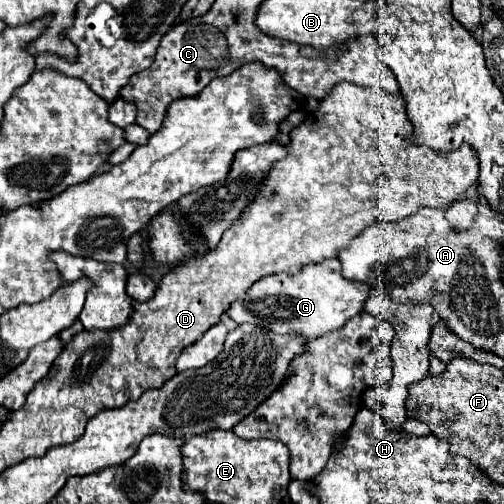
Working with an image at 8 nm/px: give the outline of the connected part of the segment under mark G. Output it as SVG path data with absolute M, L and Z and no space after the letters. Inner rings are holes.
M325 259L307 265L299 275L269 275L251 285L247 299L229 307L229 315L237 323L265 327L279 335L301 333L305 339L315 339L341 329L349 319L363 313L369 299L369 283L347 281L339 271L339 259Z

